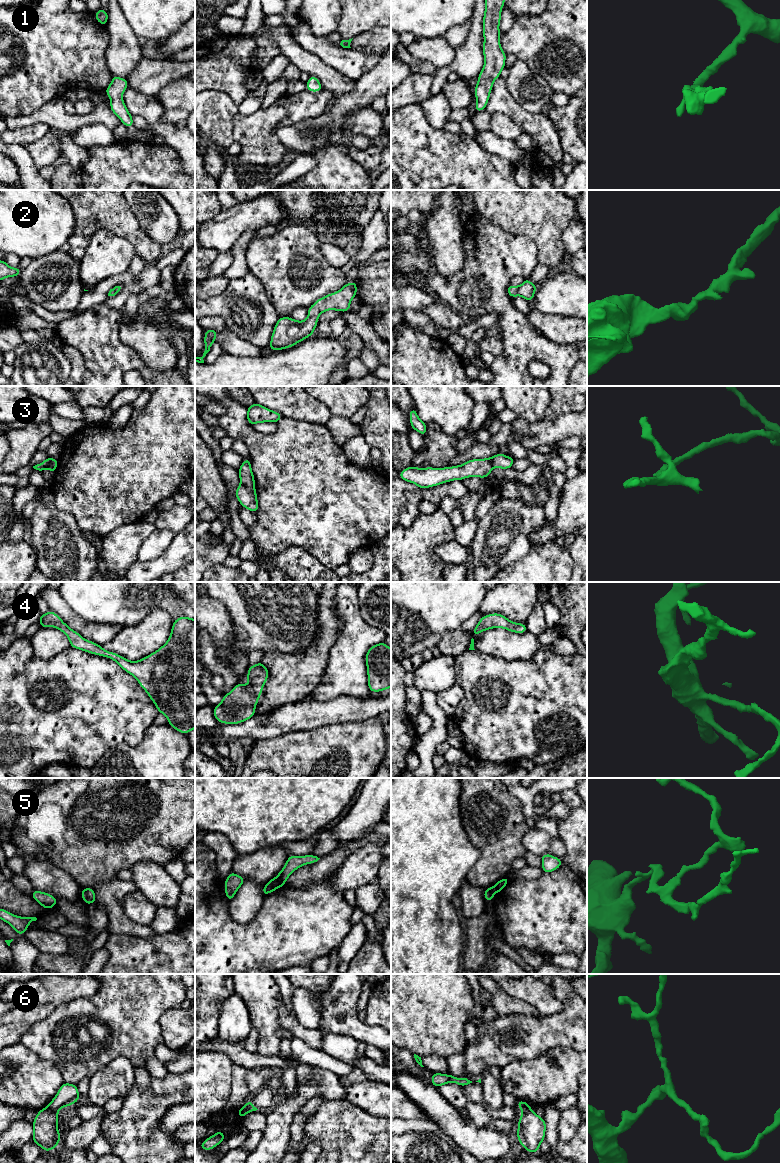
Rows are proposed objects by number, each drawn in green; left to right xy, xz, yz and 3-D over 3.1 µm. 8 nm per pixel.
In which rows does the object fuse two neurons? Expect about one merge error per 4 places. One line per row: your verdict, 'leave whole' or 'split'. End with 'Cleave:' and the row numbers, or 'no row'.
1: leave whole
2: leave whole
3: split
4: leave whole
5: split
6: split
Cleave: 3, 5, 6

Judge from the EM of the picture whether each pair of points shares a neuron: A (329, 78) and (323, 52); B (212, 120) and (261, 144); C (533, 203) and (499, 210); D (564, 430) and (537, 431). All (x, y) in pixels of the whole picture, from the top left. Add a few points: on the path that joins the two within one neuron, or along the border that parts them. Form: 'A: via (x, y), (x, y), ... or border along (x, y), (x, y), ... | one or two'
A: border along (306, 51), (316, 54), (324, 62), (346, 76) | two
B: border along (237, 113), (233, 117), (233, 140) | two
C: via (525, 203), (507, 203) | one
D: via (557, 430), (544, 431) | one

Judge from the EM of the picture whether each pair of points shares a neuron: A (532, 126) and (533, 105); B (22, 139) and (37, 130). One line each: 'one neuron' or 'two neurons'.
A: two neurons
B: one neuron

